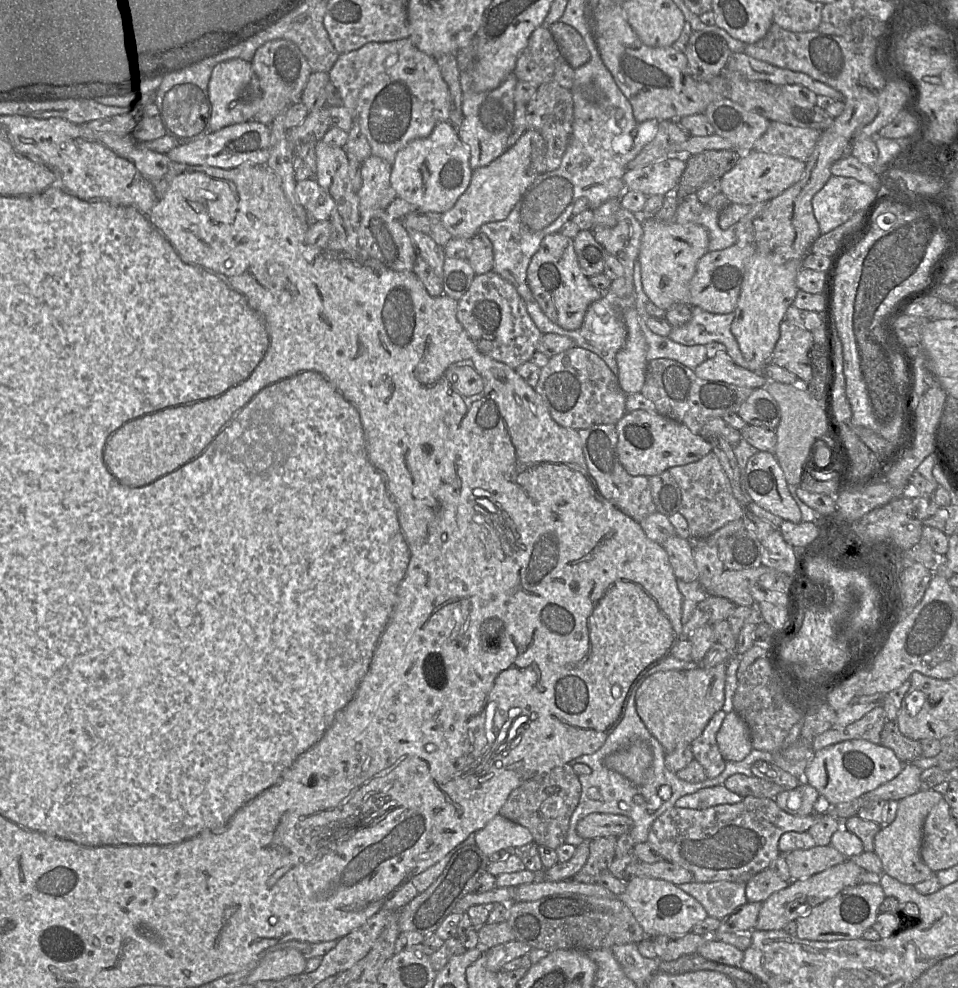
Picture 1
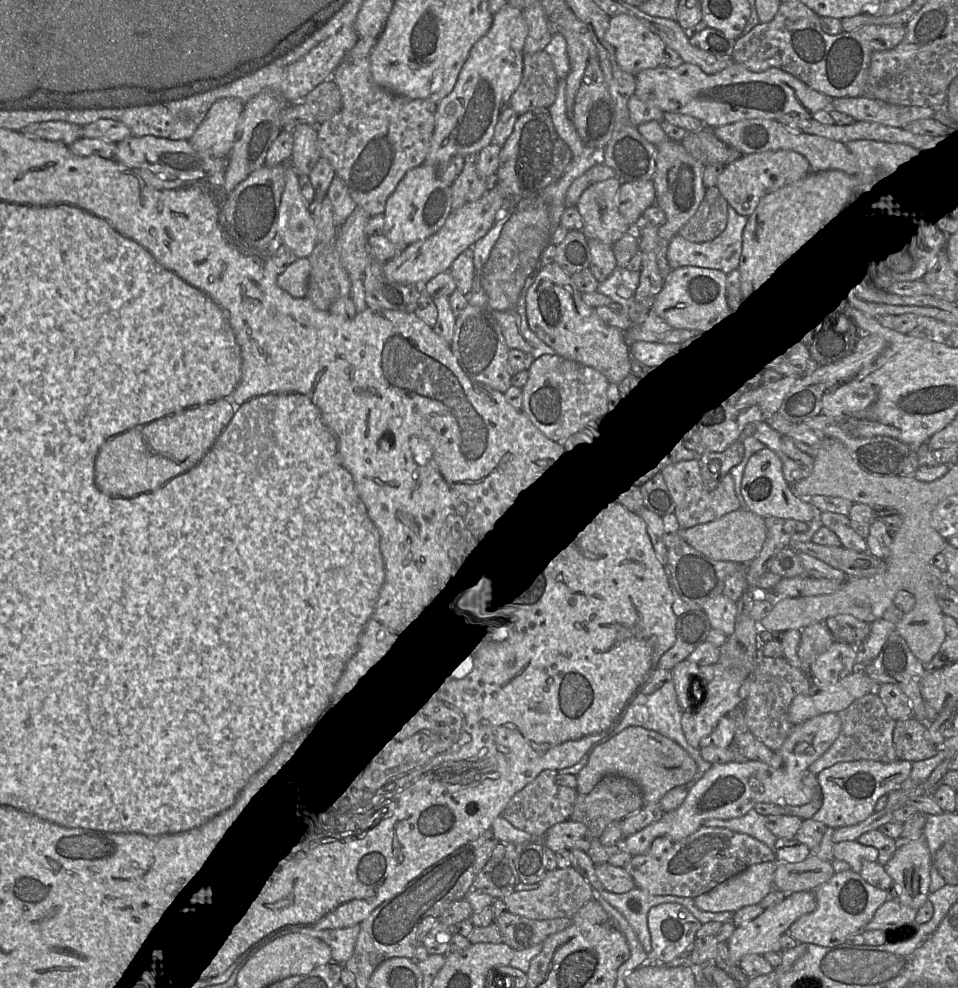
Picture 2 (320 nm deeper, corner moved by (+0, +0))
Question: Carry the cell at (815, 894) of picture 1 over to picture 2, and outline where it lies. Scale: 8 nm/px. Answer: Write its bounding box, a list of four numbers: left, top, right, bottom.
[727,891,816,964]

